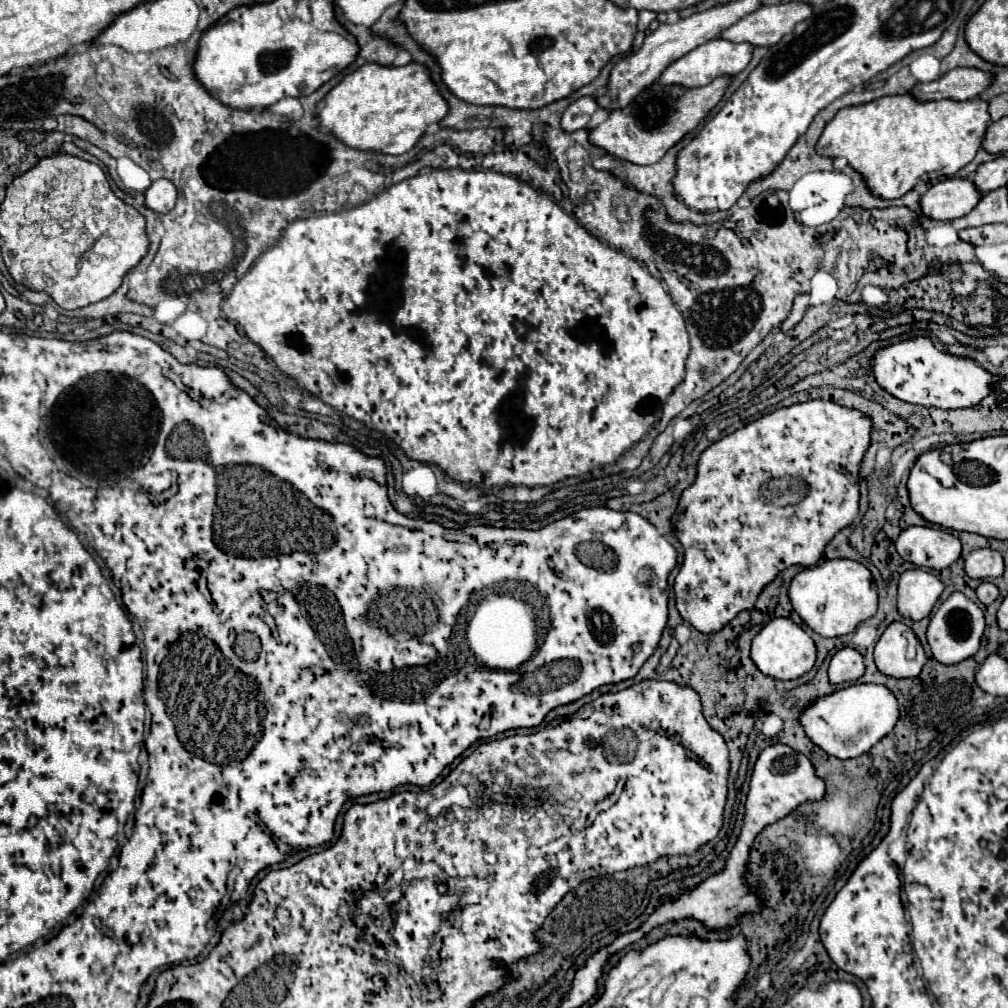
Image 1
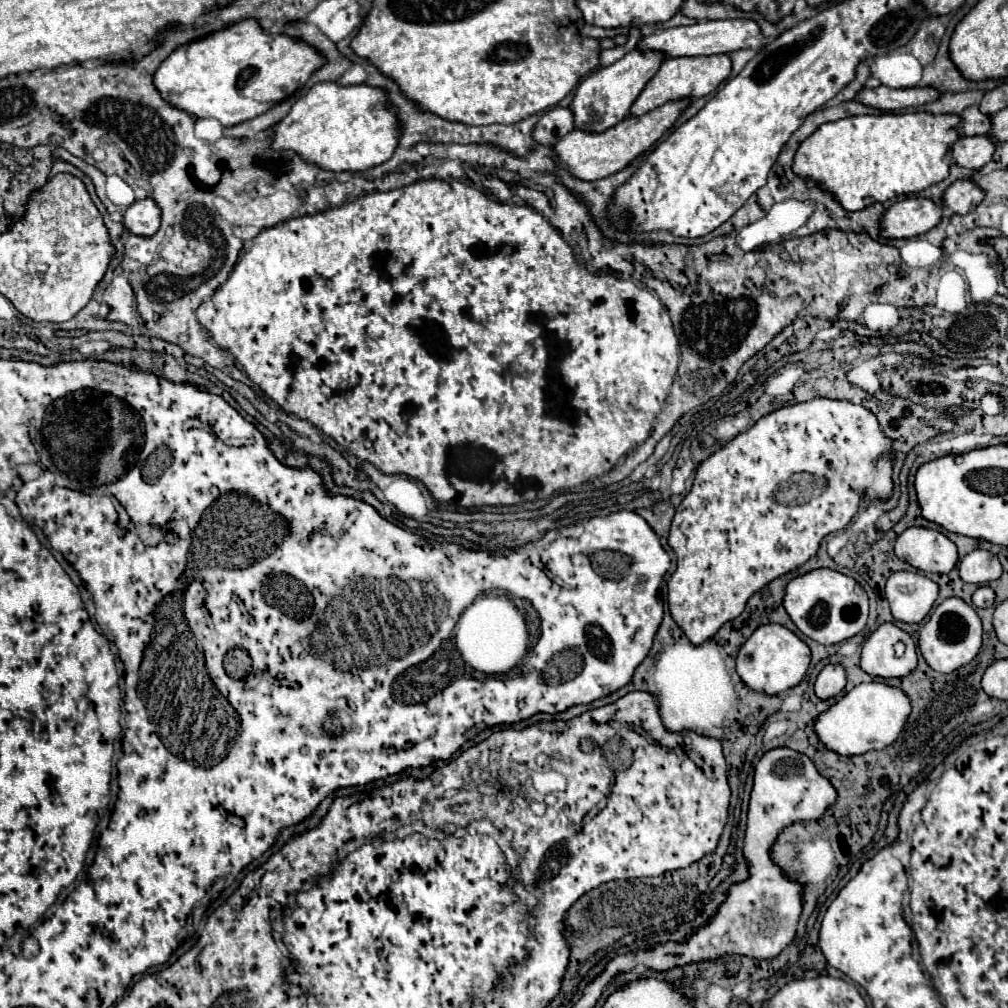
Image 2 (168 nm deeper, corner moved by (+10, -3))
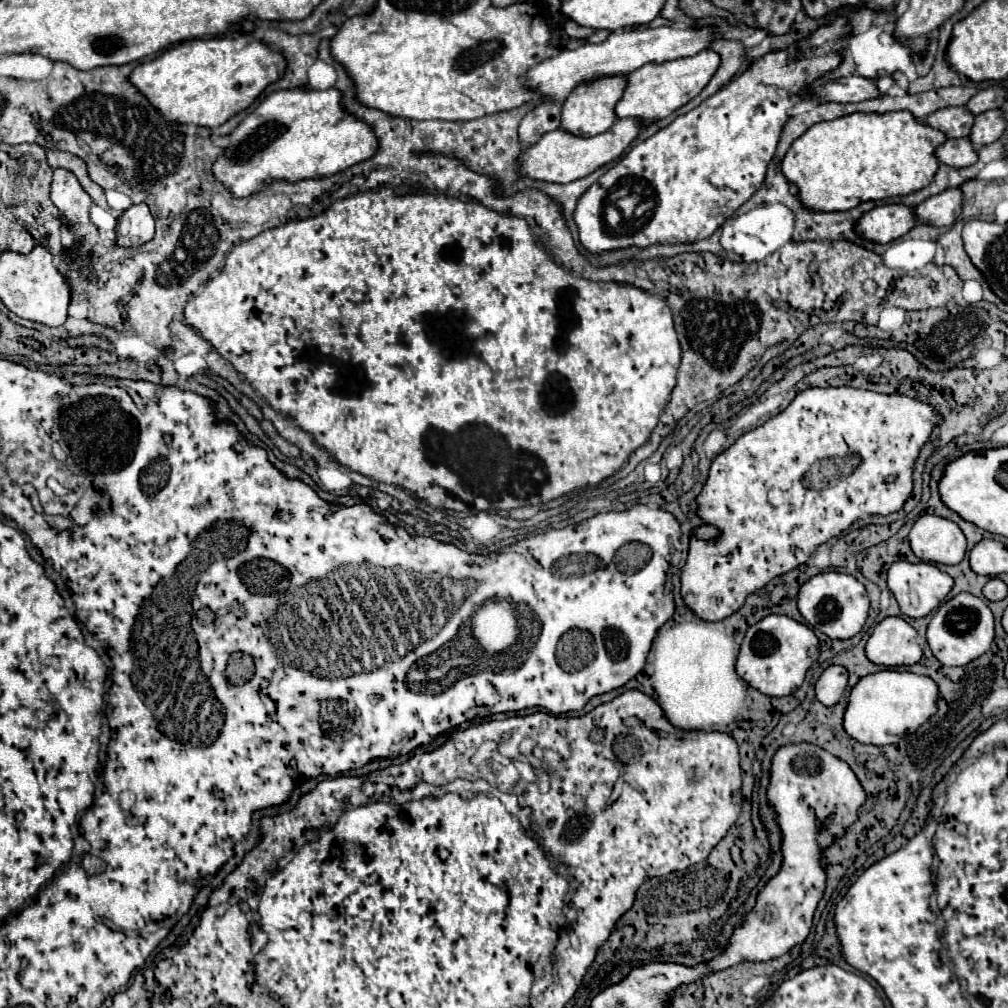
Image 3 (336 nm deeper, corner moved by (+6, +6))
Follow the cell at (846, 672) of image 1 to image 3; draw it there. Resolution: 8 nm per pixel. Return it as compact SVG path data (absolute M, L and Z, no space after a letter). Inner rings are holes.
M829 666L815 684L817 700L827 706L833 706L841 700L845 686L847 686L847 670L843 666Z

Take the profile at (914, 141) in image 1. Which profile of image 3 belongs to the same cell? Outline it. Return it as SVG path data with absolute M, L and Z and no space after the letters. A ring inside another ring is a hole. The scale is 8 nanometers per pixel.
M909 110L899 112L853 112L829 122L819 122L811 126L803 136L799 136L789 152L785 154L781 168L789 182L799 186L799 198L811 210L851 210L867 200L883 200L891 196L903 196L925 188L939 170L937 148L947 142L947 136L927 122L915 118Z

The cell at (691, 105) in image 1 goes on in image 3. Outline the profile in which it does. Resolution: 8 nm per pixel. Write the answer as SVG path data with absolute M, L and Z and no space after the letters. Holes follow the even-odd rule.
M623 118L623 120L615 120L615 124L607 132L601 132L591 138L575 136L563 128L547 132L537 144L533 144L521 156L521 162L523 162L521 172L531 178L537 178L537 180L561 182L561 184L585 178L591 172L595 172L597 168L619 160L623 156L623 152L629 148L629 144L639 136L641 130L643 130L643 122L639 118Z

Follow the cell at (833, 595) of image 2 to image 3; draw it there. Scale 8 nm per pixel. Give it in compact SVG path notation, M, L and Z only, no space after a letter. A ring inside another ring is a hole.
M833 570L811 576L805 584L801 584L797 606L801 616L809 622L809 626L821 630L829 638L841 638L841 640L855 636L863 628L869 614L869 598L865 586L855 576Z

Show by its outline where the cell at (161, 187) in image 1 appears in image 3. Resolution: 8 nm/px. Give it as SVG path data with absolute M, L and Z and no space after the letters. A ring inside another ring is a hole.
M145 202L133 204L117 220L117 244L119 246L141 246L155 234L155 218Z

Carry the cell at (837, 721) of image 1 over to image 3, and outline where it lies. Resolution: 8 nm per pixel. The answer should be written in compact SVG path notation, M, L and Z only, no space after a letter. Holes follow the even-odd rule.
M881 670L877 674L869 674L861 678L849 694L849 704L843 714L843 728L861 744L885 746L899 742L907 732L913 732L919 728L919 724L927 722L935 714L935 692L935 682L927 676L899 670Z

